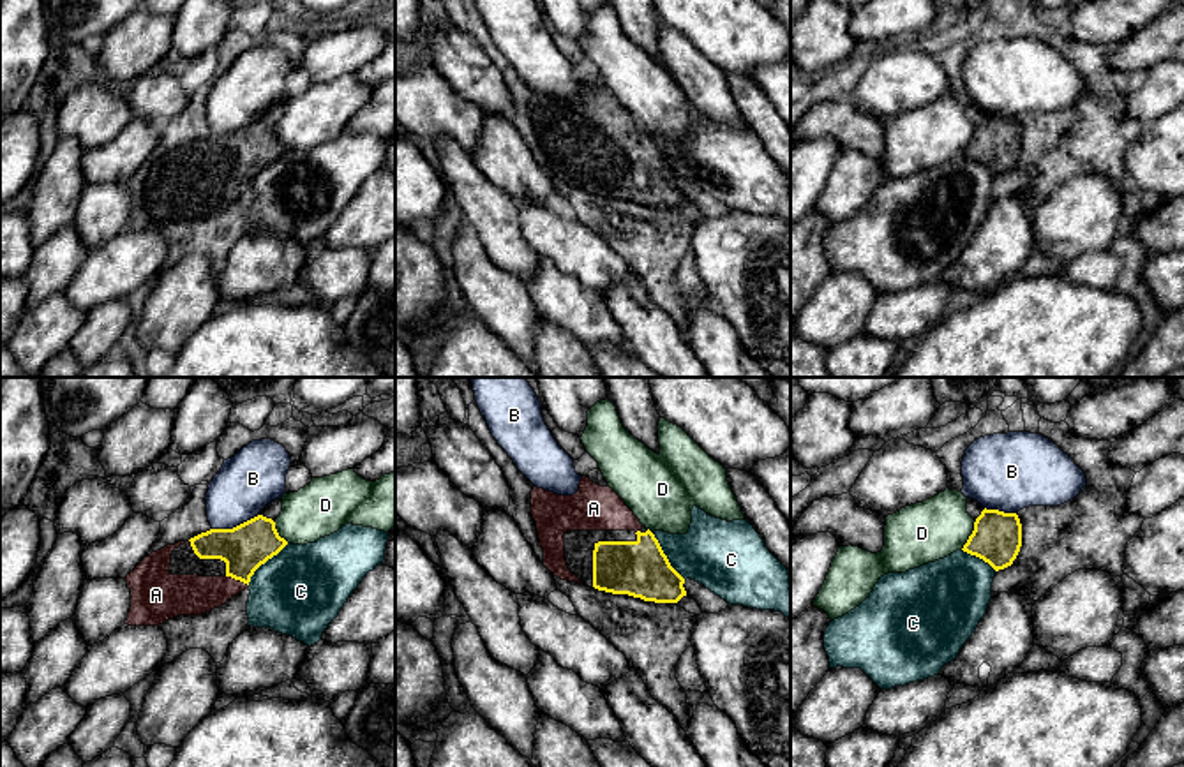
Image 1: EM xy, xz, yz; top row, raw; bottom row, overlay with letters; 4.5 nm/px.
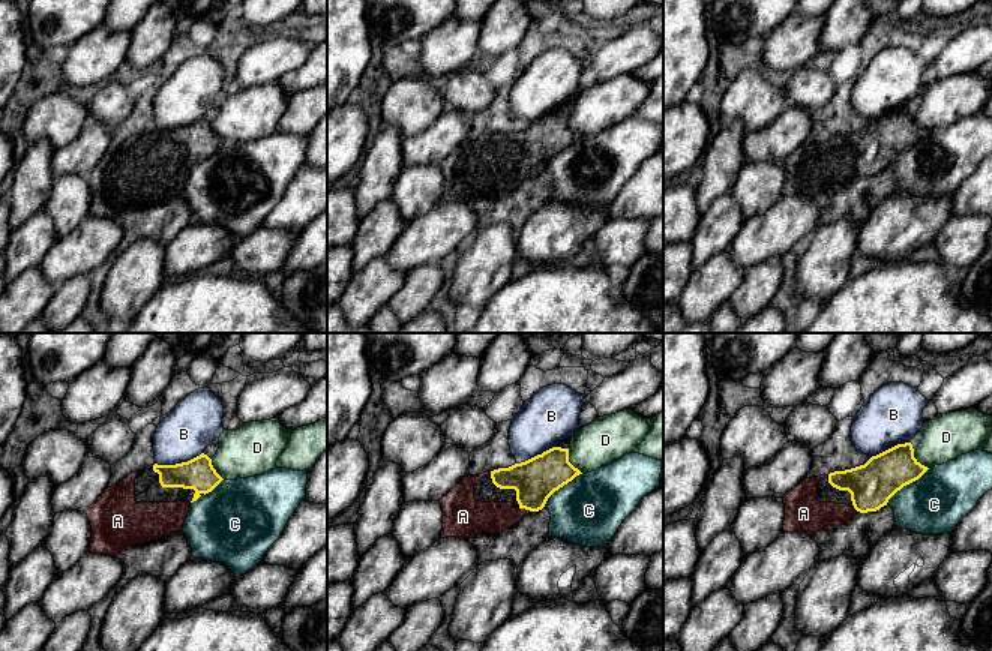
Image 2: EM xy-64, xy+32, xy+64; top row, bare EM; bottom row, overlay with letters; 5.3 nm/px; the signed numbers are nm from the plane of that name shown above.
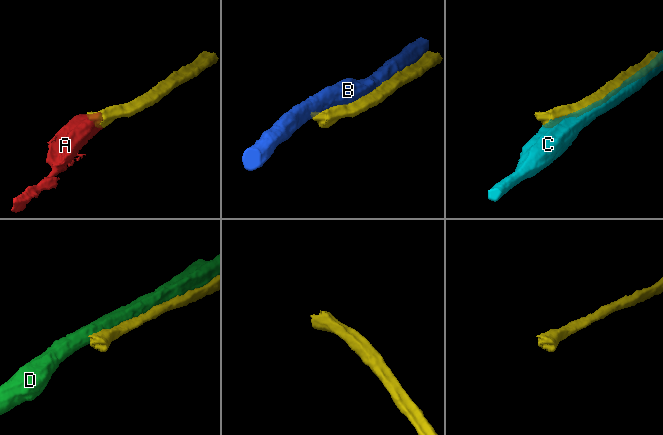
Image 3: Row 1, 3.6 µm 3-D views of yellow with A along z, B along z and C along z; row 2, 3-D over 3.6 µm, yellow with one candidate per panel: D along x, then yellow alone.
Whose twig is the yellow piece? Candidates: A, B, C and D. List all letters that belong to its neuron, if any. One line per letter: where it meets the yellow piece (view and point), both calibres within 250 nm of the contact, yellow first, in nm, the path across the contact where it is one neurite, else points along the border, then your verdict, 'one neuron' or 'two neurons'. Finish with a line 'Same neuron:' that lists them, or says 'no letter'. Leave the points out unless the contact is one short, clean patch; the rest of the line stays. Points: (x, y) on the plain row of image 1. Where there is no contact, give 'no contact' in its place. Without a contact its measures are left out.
A: xy (237, 184) | 220/190 nm | one neuron
B: xy (237, 131) | 220/280 nm | two neurons
C: xy (265, 166) | 220/400 nm | two neurons
D: yz (971, 140) | 220/280 nm | two neurons
Same neuron: A

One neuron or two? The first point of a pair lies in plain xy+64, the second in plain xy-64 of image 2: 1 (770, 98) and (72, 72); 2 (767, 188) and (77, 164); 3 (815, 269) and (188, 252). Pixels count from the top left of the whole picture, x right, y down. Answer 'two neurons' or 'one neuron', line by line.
1: two neurons
2: two neurons
3: two neurons

